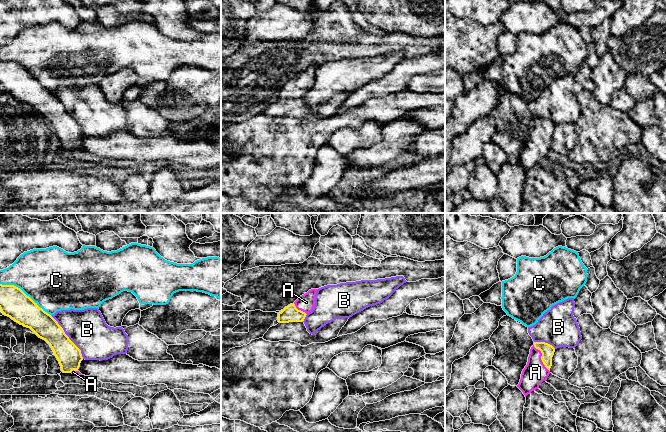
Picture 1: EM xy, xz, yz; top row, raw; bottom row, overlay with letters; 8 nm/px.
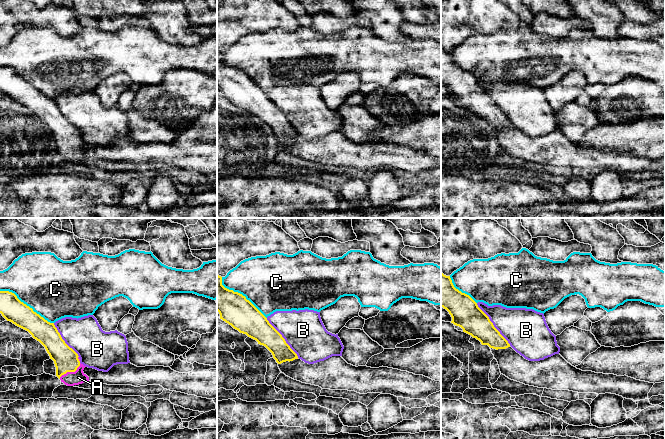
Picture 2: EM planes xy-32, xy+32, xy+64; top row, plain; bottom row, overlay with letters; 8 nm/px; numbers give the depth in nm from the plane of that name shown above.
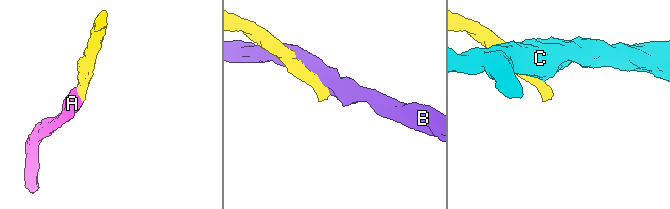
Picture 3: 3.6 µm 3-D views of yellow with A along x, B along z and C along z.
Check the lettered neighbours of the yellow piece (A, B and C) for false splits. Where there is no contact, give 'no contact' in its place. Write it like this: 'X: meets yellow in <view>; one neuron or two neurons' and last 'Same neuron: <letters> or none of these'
A: meets yellow in yz; one neuron
B: meets yellow in xy; two neurons
C: meets yellow in xy; two neurons
Same neuron: A

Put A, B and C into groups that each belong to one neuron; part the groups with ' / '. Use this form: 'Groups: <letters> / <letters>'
Groups: A / B / C

